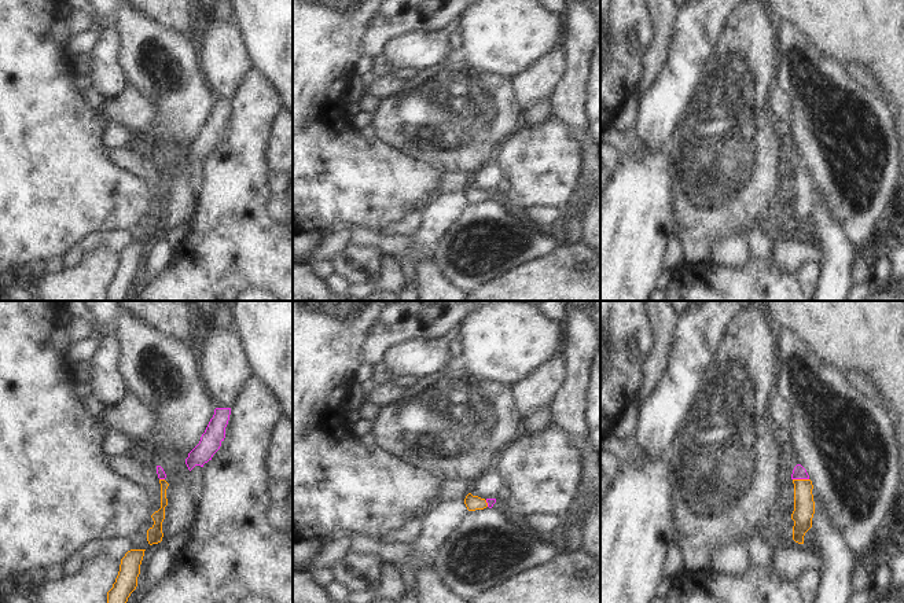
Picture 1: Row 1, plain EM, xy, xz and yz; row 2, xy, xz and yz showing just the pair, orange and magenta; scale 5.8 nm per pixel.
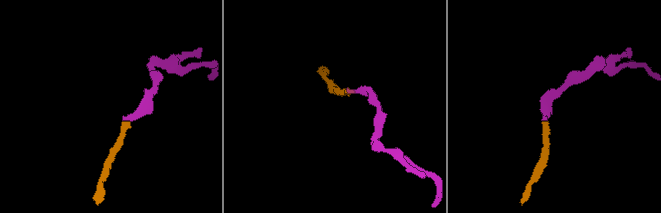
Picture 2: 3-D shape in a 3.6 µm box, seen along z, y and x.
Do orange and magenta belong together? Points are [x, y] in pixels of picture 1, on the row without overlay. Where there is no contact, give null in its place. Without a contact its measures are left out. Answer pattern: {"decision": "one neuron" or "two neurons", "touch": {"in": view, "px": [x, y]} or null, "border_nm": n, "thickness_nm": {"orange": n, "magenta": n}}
{"decision": "one neuron", "touch": {"in": "yz", "px": [801, 172]}, "border_nm": 100, "thickness_nm": {"orange": 130, "magenta": 80}}

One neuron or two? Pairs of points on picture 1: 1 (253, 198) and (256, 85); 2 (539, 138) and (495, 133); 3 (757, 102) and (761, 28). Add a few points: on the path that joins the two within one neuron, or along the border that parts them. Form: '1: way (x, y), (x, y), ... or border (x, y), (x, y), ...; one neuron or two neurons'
1: way (250, 171), (252, 113); one neuron
2: border (522, 124), (503, 142); two neurons
3: way (757, 84), (757, 46); one neuron

